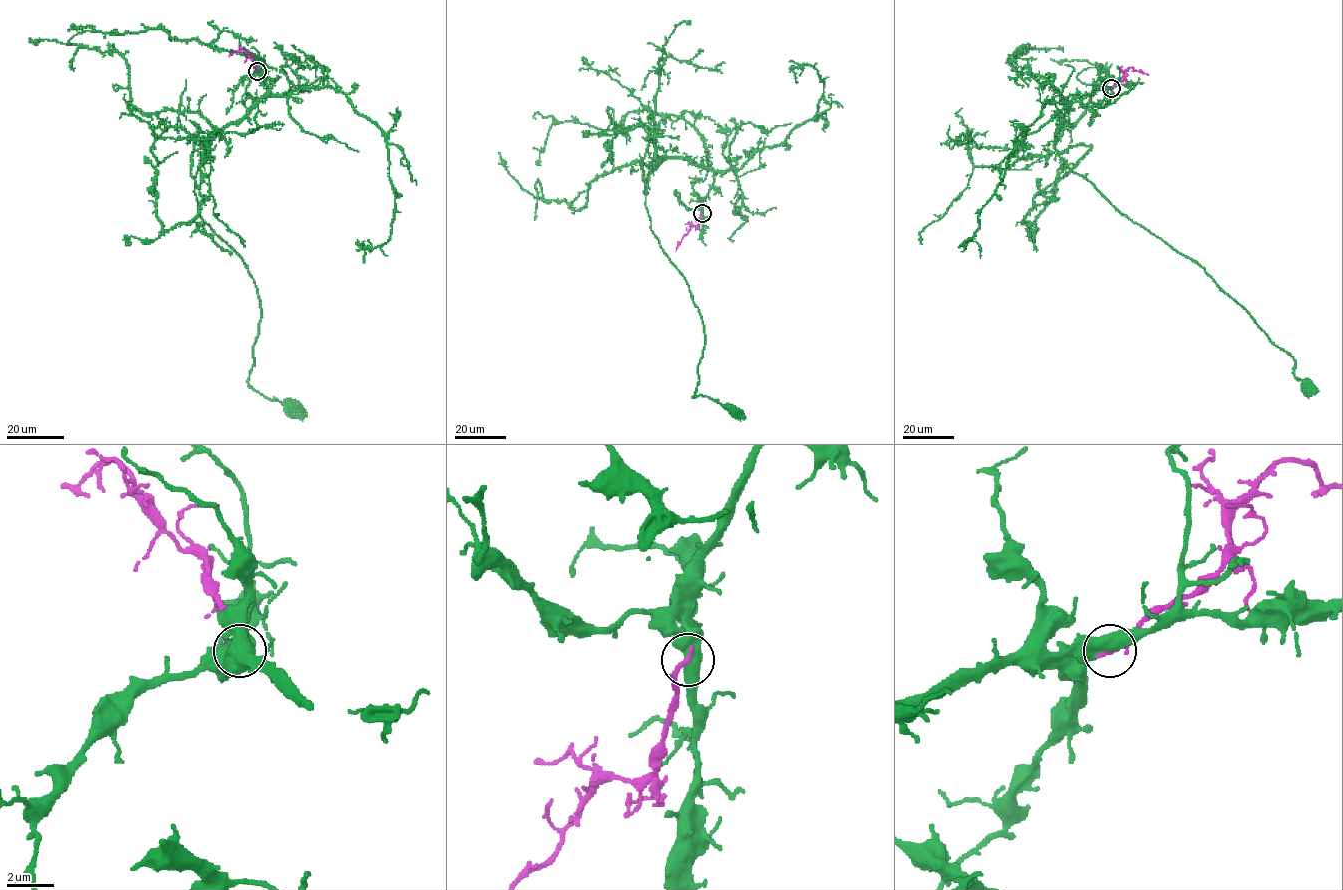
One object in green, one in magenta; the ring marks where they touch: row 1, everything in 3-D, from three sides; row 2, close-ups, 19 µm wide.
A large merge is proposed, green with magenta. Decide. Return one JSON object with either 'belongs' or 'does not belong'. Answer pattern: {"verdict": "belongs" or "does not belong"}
{"verdict": "does not belong"}

